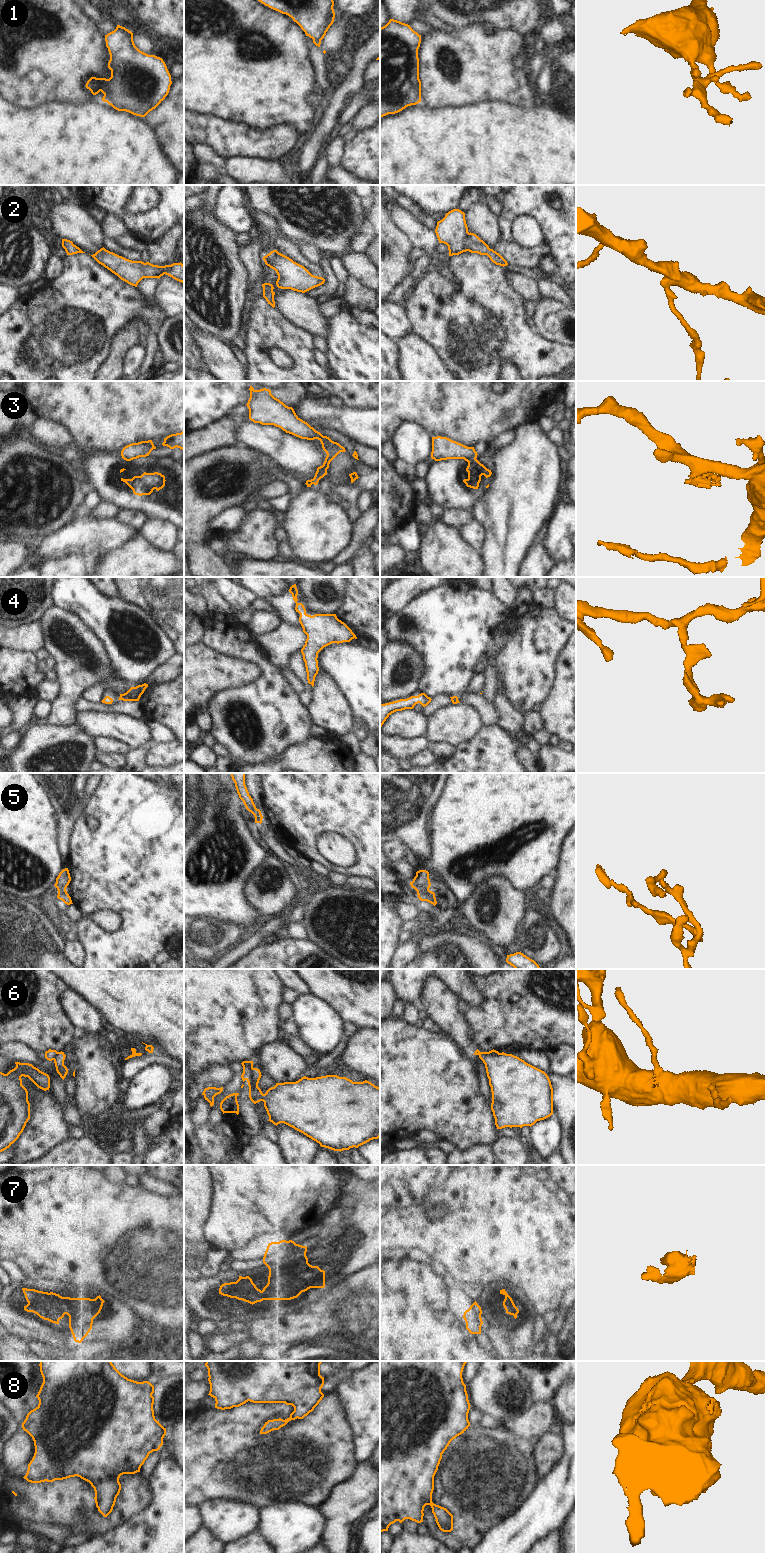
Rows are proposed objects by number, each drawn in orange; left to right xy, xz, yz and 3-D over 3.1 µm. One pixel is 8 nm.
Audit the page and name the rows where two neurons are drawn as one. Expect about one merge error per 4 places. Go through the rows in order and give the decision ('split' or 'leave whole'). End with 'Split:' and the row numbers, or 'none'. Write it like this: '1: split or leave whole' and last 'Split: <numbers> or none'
1: leave whole
2: leave whole
3: split
4: leave whole
5: split
6: split
7: split
8: leave whole
Split: 3, 5, 6, 7

